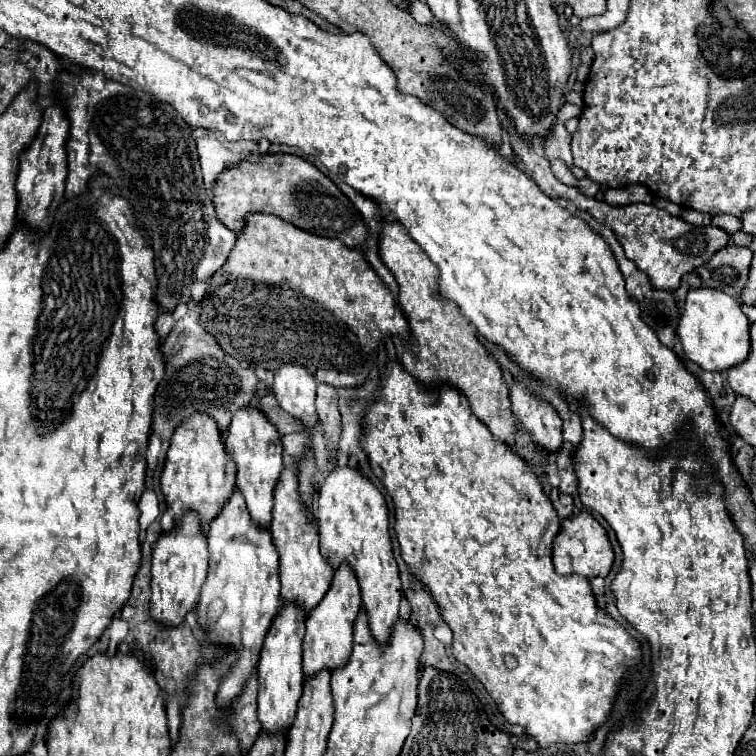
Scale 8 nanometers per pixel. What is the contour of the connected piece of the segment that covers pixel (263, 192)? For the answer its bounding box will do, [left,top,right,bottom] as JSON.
[213,153,367,247]

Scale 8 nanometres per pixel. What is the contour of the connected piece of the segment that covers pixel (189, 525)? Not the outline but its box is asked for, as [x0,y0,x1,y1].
[151,513,209,627]

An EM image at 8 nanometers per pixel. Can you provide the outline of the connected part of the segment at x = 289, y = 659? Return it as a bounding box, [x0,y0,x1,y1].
[257,603,305,735]

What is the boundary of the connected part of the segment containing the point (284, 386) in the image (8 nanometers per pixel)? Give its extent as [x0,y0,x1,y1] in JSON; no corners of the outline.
[273,365,317,433]

